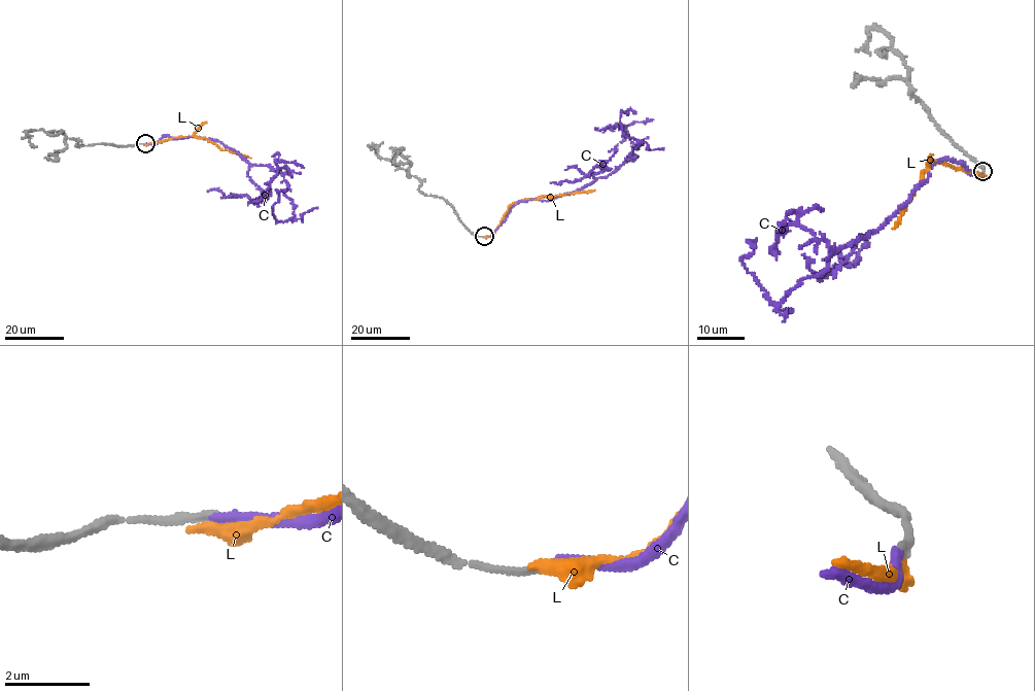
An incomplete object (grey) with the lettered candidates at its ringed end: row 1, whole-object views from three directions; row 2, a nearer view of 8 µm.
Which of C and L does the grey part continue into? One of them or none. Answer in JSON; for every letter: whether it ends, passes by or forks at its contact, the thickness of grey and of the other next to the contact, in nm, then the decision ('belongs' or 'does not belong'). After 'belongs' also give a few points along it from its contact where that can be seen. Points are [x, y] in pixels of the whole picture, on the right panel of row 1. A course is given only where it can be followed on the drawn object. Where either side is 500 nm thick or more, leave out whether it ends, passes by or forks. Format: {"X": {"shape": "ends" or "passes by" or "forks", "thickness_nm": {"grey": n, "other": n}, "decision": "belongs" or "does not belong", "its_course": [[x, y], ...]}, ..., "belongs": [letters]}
{"C": {"shape": "ends", "thickness_nm": {"grey": 200, "other": 220}, "decision": "does not belong"}, "L": {"shape": "ends", "thickness_nm": {"grey": 220, "other": 380}, "decision": "does not belong"}, "belongs": []}

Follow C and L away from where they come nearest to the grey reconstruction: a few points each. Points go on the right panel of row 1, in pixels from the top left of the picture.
C: (984, 171), (930, 164), (886, 222), (779, 304), (742, 260), (754, 247)
L: (982, 172), (981, 175), (930, 162), (928, 170), (920, 172), (922, 179), (894, 229)

